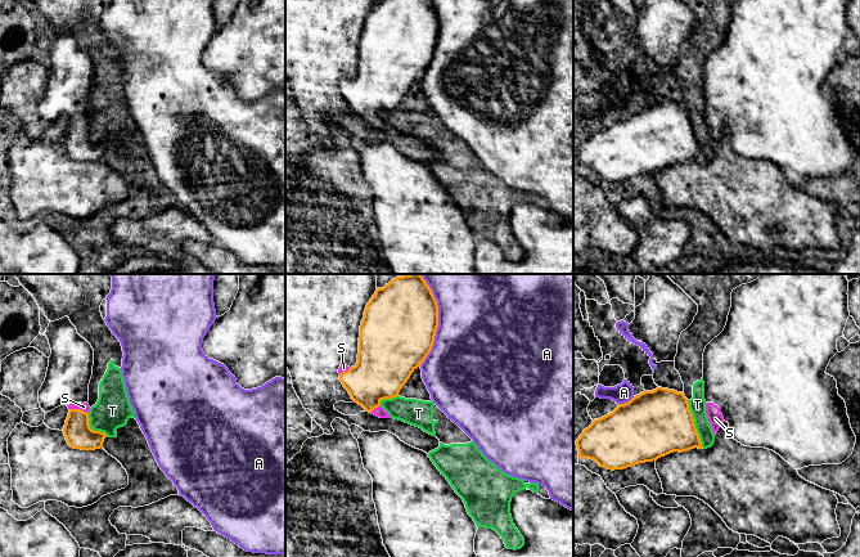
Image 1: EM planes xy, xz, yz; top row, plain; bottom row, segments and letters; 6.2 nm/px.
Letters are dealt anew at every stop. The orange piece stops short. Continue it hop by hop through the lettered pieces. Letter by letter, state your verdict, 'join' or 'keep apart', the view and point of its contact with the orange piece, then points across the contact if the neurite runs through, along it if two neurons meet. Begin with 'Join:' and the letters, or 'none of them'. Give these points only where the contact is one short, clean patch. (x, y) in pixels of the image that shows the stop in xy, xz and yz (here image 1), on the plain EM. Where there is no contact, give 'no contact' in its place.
Join: S
A: keep apart; contact xz (437, 37)
S: join; contact xy (79, 121)
T: keep apart; contact yz (693, 135); border yz (687, 112), (702, 158)

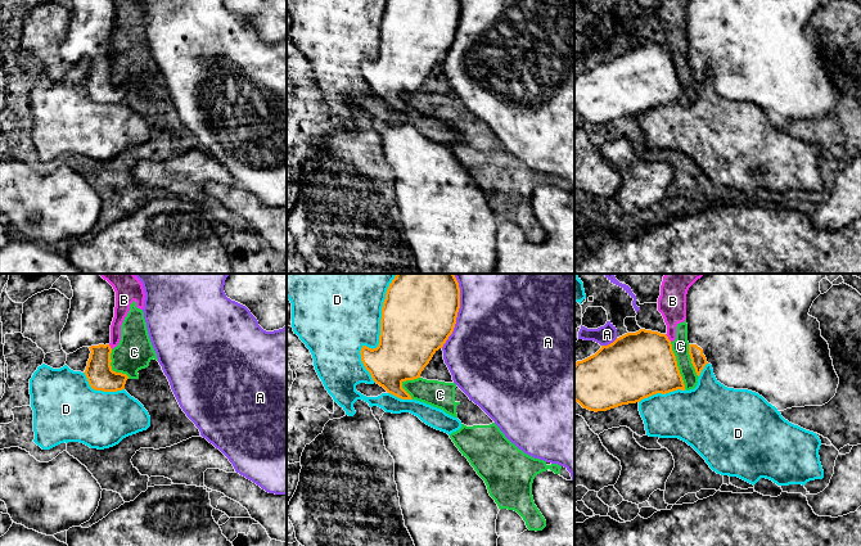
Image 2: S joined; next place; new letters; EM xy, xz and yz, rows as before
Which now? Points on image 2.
Join: none of them
A: keep apart; contact xz (456, 28)
B: keep apart; contact yz (667, 50); border yz (665, 46), (671, 53)
C: keep apart; contact yz (676, 77); border yz (670, 54), (685, 100)
D: keep apart; contact xz (379, 54)

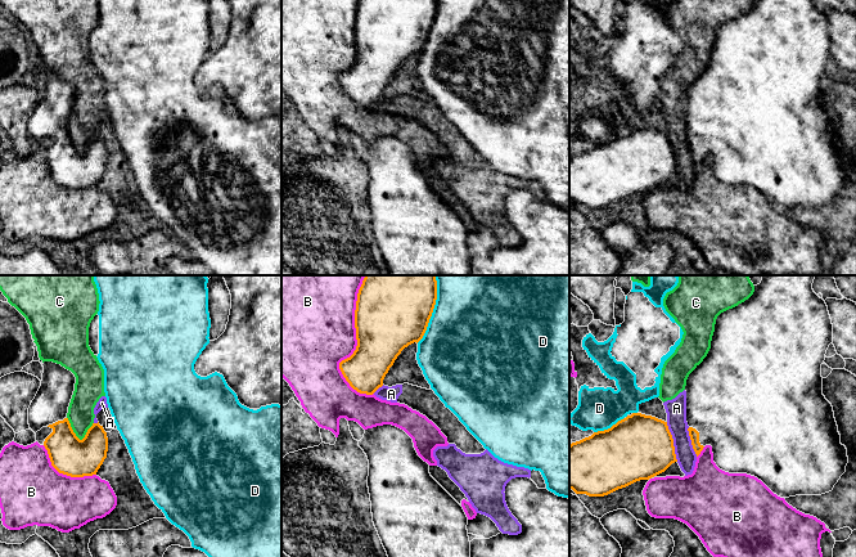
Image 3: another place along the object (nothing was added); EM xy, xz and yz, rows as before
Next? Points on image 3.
Join: none of them
A: keep apart; contact yz (672, 153); border yz (666, 134), (677, 173)
B: keep apart; contact xz (356, 61)
C: keep apart; contact xy (71, 140); border xy (67, 129), (72, 143), (81, 152)
D: keep apart; contact xz (431, 27)

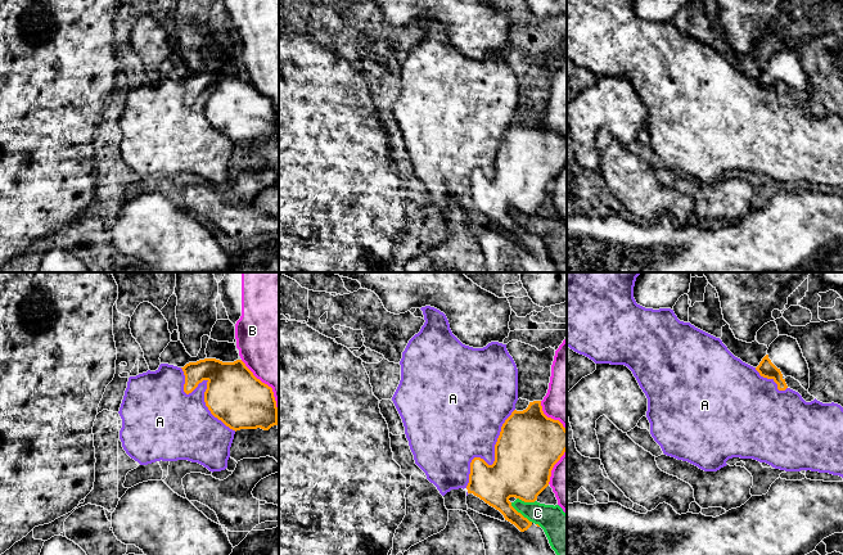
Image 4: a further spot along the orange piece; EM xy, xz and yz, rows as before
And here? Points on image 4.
Join: none of them
A: keep apart; contact xy (207, 99)
B: keep apart; contact xy (271, 103)
C: keep apart; contact xz (519, 225); border xz (510, 215), (532, 234)

